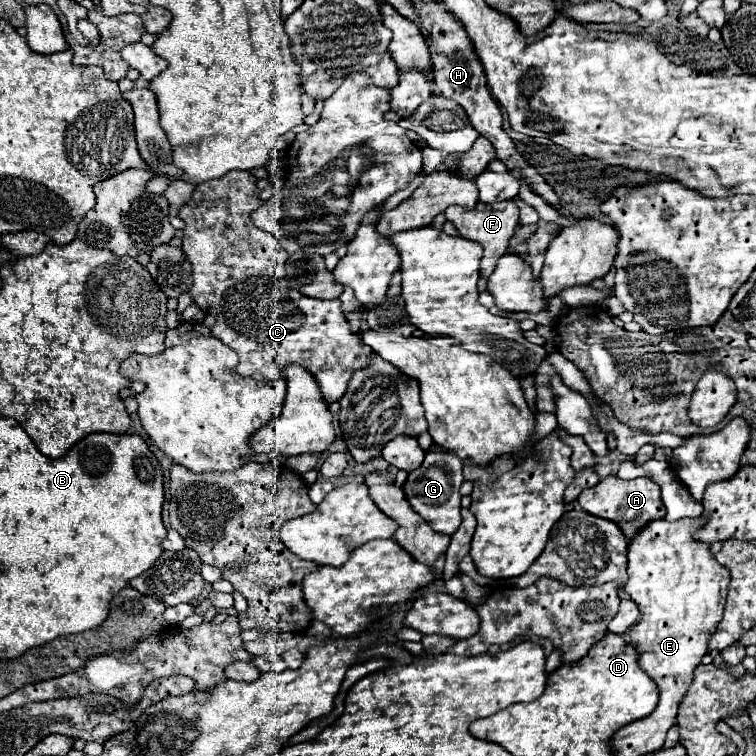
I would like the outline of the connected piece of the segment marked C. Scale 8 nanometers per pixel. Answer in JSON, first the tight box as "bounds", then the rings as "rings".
{"bounds":[179,172,371,402],"rings":[[[227,172],[219,180],[199,184],[191,200],[179,210],[179,218],[183,218],[187,224],[183,230],[185,236],[181,250],[185,250],[185,256],[193,266],[193,286],[189,294],[205,314],[215,316],[217,322],[211,328],[211,334],[237,352],[239,364],[233,368],[235,374],[249,376],[253,380],[273,380],[275,372],[281,372],[289,364],[299,364],[315,376],[325,402],[337,402],[345,394],[351,374],[357,368],[367,366],[371,348],[365,346],[357,334],[351,334],[339,300],[315,300],[303,294],[279,294],[275,282],[283,278],[285,260],[289,254],[281,248],[275,236],[255,228],[251,222],[251,212],[263,204],[259,200],[255,182],[257,178],[253,178],[251,172]]]}

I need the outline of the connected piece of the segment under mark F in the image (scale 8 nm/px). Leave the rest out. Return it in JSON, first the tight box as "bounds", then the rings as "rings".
{"bounds":[445,200,519,276],"rings":[[[503,200],[503,202],[493,202],[493,204],[483,204],[477,202],[475,208],[463,208],[463,206],[449,206],[445,210],[445,218],[453,222],[459,230],[461,236],[475,240],[483,246],[483,258],[481,258],[481,276],[489,276],[495,270],[495,262],[505,254],[507,242],[513,236],[519,220],[519,208],[515,200]]]}

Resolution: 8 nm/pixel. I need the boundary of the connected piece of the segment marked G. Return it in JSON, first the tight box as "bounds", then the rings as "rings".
{"bounds":[403,452,463,536],"rings":[[[427,452],[423,464],[409,472],[407,482],[403,484],[403,492],[407,496],[407,502],[411,502],[411,508],[427,520],[427,524],[441,534],[451,536],[459,524],[461,524],[461,494],[459,486],[463,482],[463,460],[457,454],[451,452]]]}

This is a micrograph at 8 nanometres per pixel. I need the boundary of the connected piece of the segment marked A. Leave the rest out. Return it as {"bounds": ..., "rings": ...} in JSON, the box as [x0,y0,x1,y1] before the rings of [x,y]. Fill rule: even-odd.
{"bounds":[577,474,665,538],"rings":[[[611,474],[611,476],[603,478],[599,484],[585,488],[579,494],[577,502],[585,512],[589,512],[593,516],[617,522],[617,526],[623,530],[623,534],[627,538],[633,538],[635,532],[639,532],[639,526],[645,526],[647,522],[665,516],[665,506],[661,502],[661,490],[647,476],[635,478],[635,480],[621,480],[619,476]]]}

